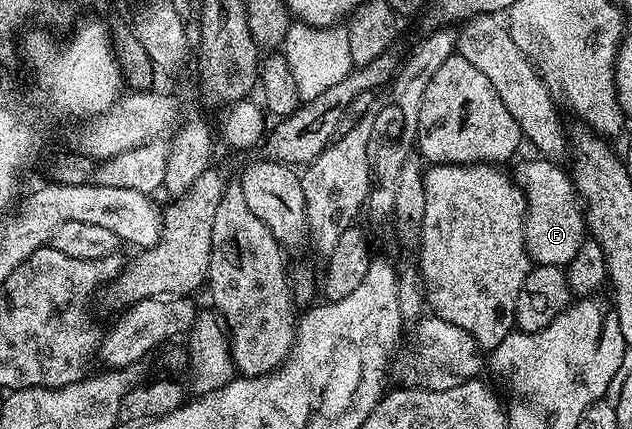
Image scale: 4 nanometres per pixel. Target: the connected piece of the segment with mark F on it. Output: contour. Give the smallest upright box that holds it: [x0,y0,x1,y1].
[516,155,588,267]

